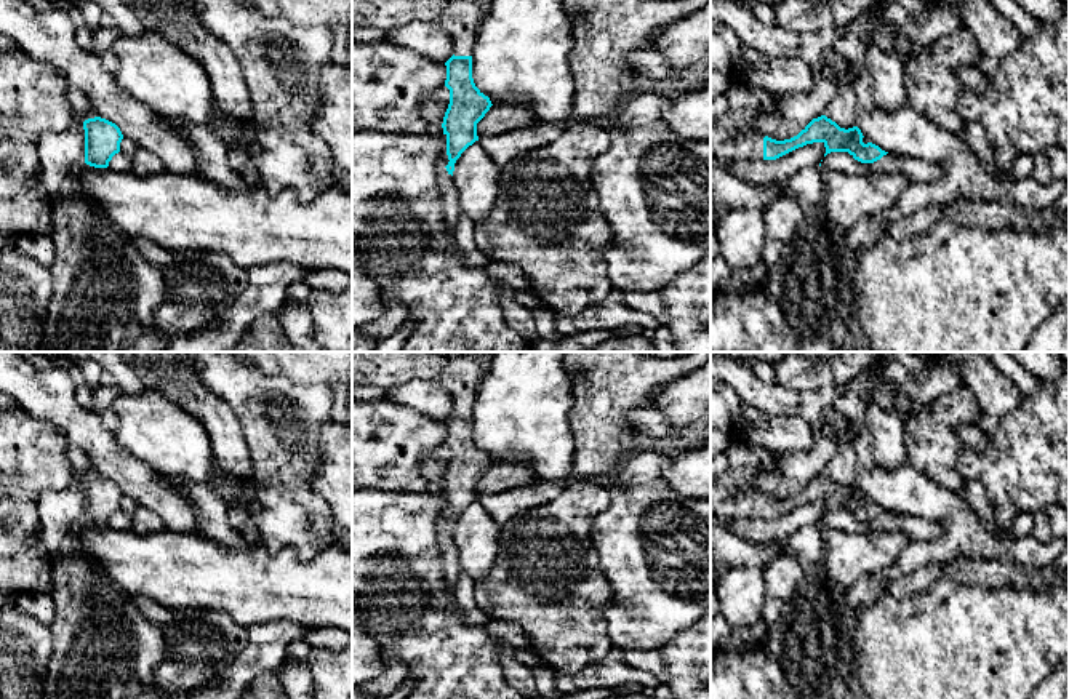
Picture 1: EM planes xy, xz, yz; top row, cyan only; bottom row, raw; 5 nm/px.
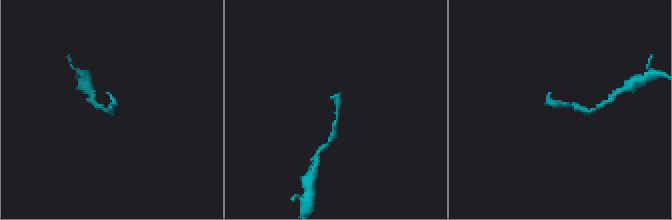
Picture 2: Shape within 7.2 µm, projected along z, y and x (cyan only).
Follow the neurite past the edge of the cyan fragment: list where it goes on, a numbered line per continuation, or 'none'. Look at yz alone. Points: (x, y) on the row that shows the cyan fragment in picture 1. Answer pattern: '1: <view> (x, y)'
1: yz (757, 154)

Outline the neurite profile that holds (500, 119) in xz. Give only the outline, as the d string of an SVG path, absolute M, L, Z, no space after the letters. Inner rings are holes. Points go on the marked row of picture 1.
M494 104L477 123L477 136L478 139L485 136L499 136L534 123L536 120L531 112L525 110L522 106Z

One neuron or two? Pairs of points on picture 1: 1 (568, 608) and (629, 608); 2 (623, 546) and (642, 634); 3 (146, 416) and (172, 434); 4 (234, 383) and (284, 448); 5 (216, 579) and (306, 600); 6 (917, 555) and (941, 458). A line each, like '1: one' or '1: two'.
1: two
2: one
3: one
4: one
5: one
6: two

